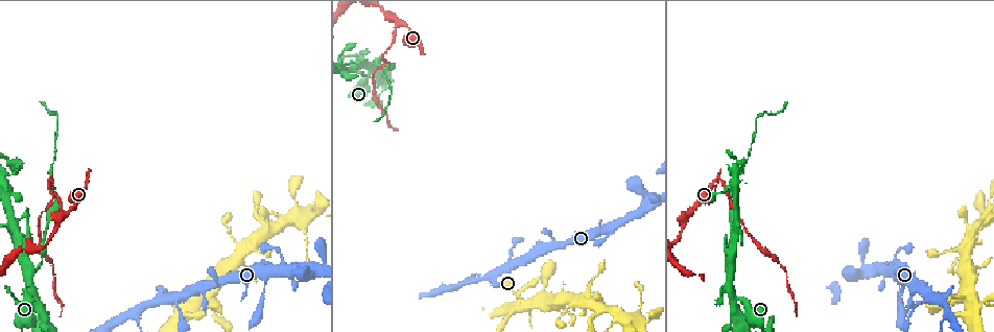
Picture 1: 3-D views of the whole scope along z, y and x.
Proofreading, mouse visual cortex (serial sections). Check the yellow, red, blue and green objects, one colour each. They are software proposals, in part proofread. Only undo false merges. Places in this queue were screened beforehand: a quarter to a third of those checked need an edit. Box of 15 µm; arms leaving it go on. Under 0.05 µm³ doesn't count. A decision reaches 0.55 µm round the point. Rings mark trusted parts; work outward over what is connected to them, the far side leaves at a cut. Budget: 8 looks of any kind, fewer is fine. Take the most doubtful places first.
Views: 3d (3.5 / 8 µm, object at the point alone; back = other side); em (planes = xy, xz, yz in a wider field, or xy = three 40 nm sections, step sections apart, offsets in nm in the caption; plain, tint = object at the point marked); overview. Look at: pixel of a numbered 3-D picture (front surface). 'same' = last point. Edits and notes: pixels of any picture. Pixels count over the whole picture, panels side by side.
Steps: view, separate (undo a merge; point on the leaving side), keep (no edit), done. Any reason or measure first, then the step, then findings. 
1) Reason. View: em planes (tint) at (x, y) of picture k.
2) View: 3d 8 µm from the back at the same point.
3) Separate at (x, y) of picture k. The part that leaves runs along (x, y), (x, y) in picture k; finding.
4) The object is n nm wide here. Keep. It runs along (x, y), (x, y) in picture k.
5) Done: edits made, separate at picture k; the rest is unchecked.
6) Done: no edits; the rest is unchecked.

Abrupt turn. View: 3d 3.5 µm from the back at (734, 226) of picture 1.

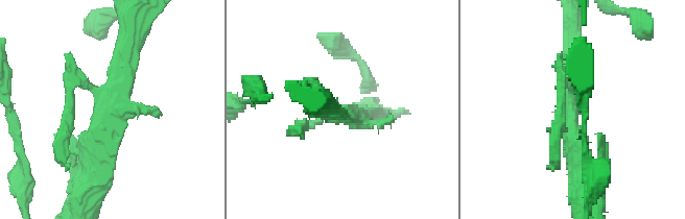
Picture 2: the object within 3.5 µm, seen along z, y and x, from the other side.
View: em xy step 2 (tint) at (114, 108) of picture 2.

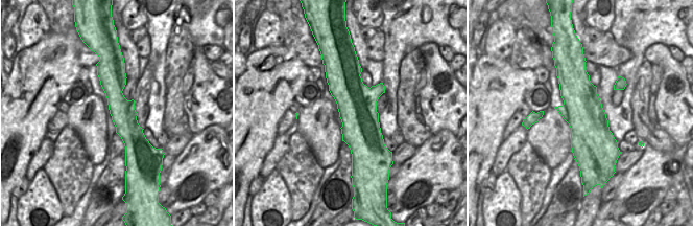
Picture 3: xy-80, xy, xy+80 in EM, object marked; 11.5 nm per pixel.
Keep. It runs along (114, 71), (129, 159) in picture 3; one cell here.

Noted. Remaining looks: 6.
Three arms meet. View: 3d 3.5 µm at (66, 215) of picture 1.

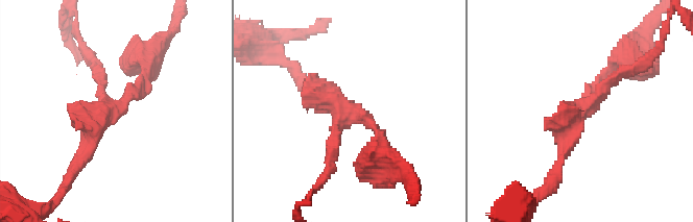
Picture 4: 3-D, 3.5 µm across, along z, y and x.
View: em xy step 3 (tint) at (582, 108) of picture 4.

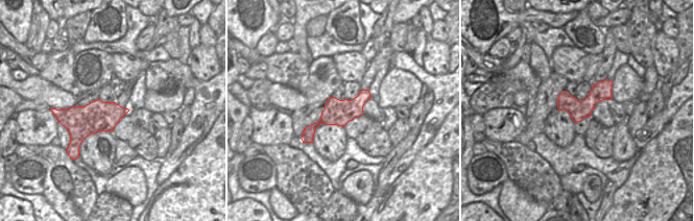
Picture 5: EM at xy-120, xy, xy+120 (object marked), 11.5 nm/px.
The object is 300 nm wide here. Keep. It runs along (149, 60), (85, 156) in picture 4; continuous, no second cell.

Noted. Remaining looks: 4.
Sharp bend. View: 3d 3.5 µm at (49, 178) of picture 1.

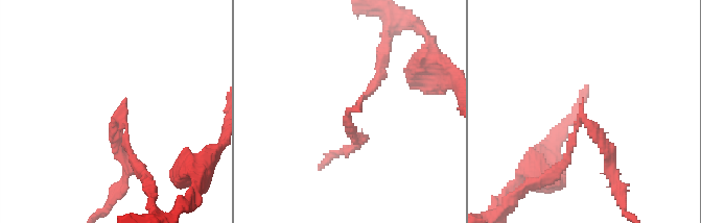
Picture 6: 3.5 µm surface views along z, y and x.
Separate at (117, 152) of picture 6. The part that leaves runs along (113, 122), (125, 186), (107, 208) in picture 6; a second cell is stuck on.

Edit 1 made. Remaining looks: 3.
A narrow waist. View: 3d 3.5 µm at (41, 261) of picture 1.

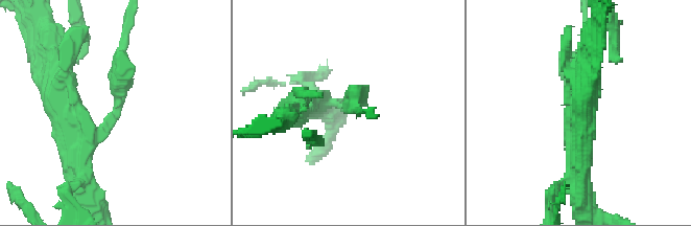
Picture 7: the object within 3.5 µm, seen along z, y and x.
The arms are 200, 350 nm wide; need the tissue. View: em xy step 3 (tint) at (116, 107) of picture 7.

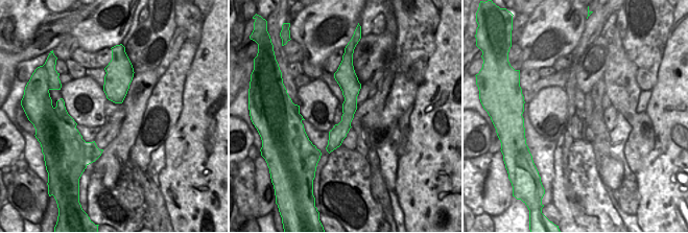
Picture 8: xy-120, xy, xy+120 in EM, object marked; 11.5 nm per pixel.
Separate at (128, 74) of picture 7. The part that leaves runs along (117, 102), (124, 21) in picture 7; a second cell is stuck on.

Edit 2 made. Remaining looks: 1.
Done: edits made, separate at picture 6, separate at picture 7; the rest is unchecked.

